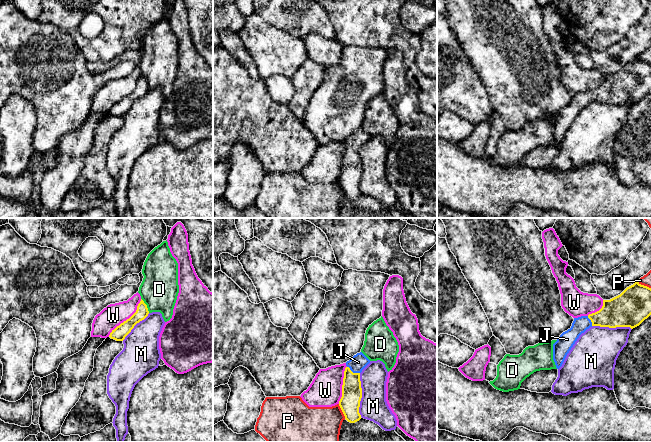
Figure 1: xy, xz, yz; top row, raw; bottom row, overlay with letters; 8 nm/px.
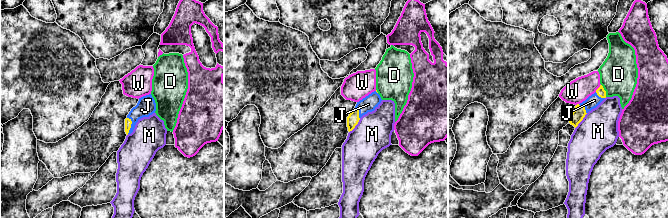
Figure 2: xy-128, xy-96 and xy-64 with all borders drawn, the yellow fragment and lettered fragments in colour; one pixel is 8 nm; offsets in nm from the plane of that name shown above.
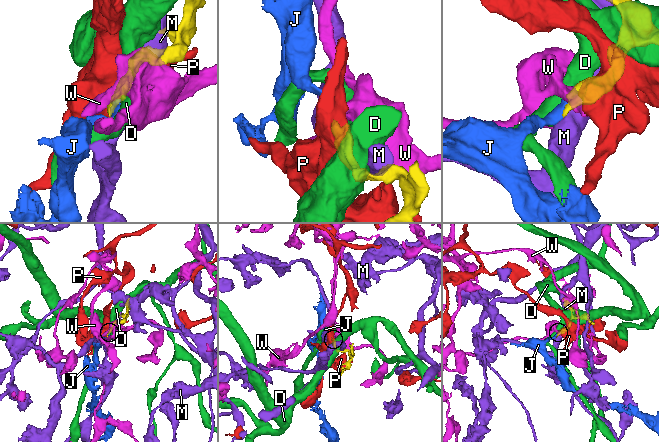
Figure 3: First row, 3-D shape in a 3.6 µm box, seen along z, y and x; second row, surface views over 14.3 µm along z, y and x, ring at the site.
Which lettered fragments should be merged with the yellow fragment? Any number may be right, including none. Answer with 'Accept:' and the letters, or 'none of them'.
Accept: J

